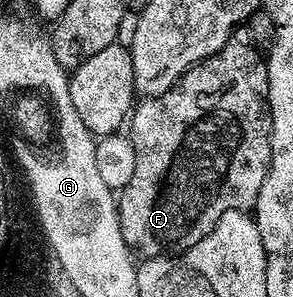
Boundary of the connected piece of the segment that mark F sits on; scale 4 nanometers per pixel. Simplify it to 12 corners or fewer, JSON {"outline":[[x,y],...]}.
{"outline":[[232,40],[134,103],[118,195],[136,255],[254,211],[267,63]]}

